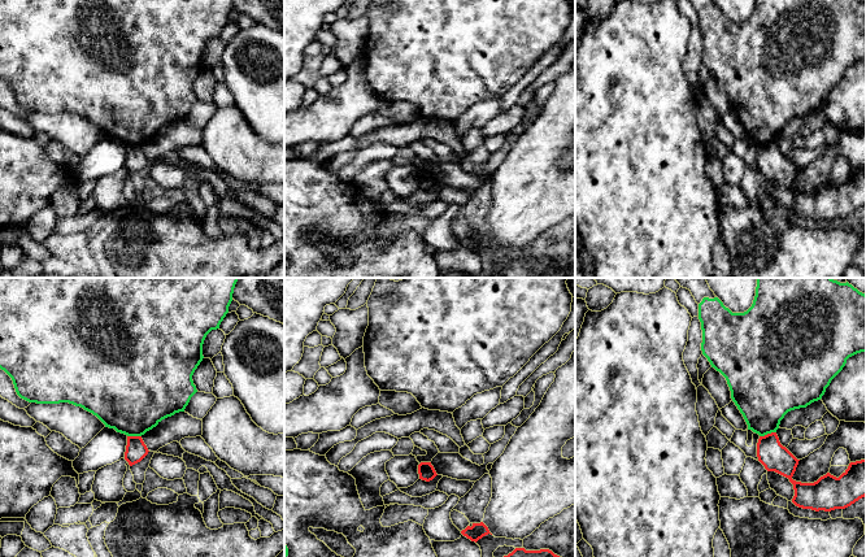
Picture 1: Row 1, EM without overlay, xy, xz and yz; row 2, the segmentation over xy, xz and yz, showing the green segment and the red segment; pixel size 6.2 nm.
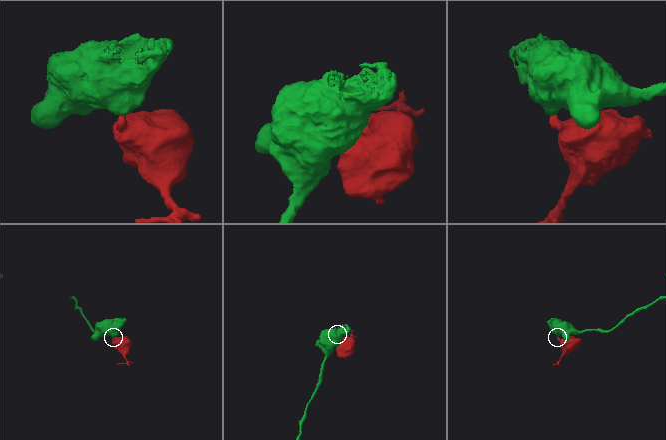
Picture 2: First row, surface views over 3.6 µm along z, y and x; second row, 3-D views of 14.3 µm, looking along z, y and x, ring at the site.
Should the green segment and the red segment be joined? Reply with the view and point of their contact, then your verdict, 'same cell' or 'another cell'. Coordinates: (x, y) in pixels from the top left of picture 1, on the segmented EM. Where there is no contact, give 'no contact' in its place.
contact yz (767, 433); another cell

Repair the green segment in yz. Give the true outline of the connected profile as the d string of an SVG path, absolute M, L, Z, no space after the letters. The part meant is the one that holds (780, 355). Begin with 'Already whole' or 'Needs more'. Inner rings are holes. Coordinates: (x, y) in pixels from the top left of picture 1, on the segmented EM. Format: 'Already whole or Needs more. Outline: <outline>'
Needs more. Outline: M674 278L699 304L702 354L727 380L731 399L748 430L765 436L776 432L784 415L822 399L847 360L866 352L866 295L832 278L757 278L756 296L744 313L732 313L710 290L706 278Z

